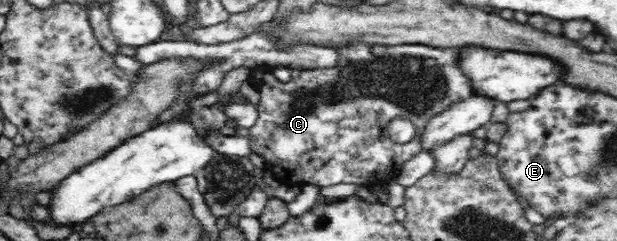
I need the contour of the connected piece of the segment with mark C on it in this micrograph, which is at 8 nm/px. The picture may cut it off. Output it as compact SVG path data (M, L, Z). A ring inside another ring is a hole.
M352 40L352 42L344 44L329 44L328 47L332 48L337 54L335 66L293 69L291 70L292 77L286 83L276 79L273 72L274 68L268 65L256 65L250 69L249 75L251 77L249 82L260 93L260 101L257 105L259 114L254 125L248 128L247 140L251 150L264 159L267 175L284 185L301 186L310 184L326 187L338 185L339 183L352 183L364 187L382 186L386 184L386 181L396 179L401 171L402 164L422 151L419 147L419 137L423 132L426 120L441 111L447 110L453 103L464 101L474 94L472 84L464 78L464 75L456 67L456 55L454 55L456 49L436 49L436 47L428 47L428 45L422 45L422 43L404 43L404 45L378 45L378 43L374 43L374 45L368 45L368 43L360 42L360 40ZM392 119L407 119L414 125L415 132L410 141L398 143L390 138L388 127Z

